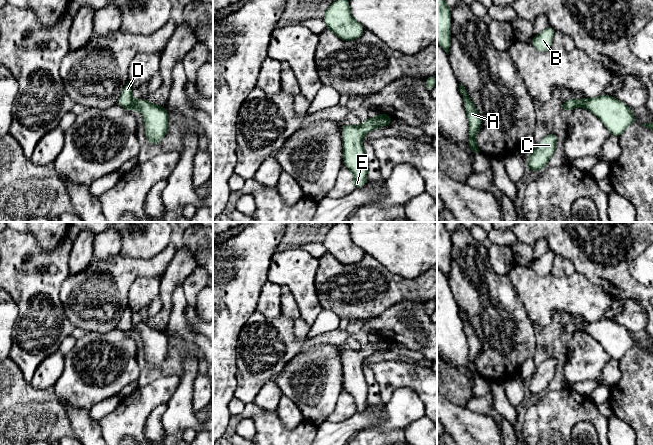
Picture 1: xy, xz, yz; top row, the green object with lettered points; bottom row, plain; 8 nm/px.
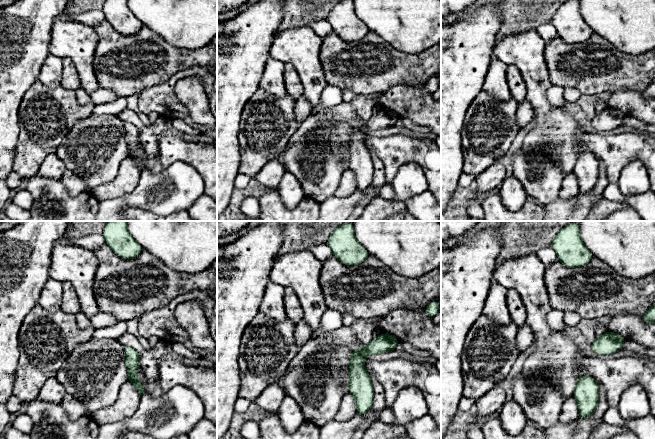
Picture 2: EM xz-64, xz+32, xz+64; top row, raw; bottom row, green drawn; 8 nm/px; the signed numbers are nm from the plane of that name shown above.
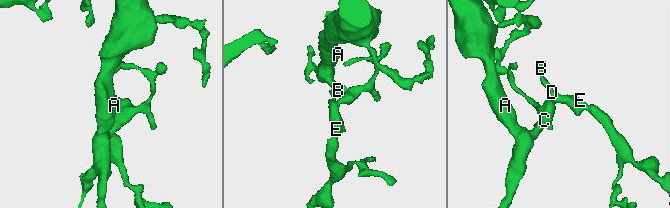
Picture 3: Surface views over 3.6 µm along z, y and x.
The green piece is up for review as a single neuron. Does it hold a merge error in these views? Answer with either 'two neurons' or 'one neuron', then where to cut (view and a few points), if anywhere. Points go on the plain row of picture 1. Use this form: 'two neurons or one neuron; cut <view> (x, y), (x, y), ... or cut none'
one neuron; cut none

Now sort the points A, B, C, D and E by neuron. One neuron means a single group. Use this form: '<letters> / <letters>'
A B C D E

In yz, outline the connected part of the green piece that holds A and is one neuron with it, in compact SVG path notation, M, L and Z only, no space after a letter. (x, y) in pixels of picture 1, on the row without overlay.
M459 307L459 314L463 320L464 332L467 336L468 345L469 345L469 363L468 370L473 376L480 376L475 360L478 357L482 349L482 343L474 327L470 324L469 320L466 317L465 311Z

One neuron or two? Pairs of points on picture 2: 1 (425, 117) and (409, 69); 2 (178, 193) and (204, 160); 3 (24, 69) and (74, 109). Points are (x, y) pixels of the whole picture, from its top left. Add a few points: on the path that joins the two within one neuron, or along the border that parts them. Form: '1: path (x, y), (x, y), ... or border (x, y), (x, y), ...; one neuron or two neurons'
1: border (424, 83), (415, 89), (401, 84), (393, 86); two neurons
2: border (176, 160), (189, 163), (198, 172), (205, 192); two neurons
3: border (37, 79), (24, 94), (23, 99); two neurons

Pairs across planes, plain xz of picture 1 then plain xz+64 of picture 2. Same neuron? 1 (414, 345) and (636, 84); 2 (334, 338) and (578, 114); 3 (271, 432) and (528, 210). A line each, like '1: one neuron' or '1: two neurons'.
1: two neurons
2: one neuron
3: one neuron

